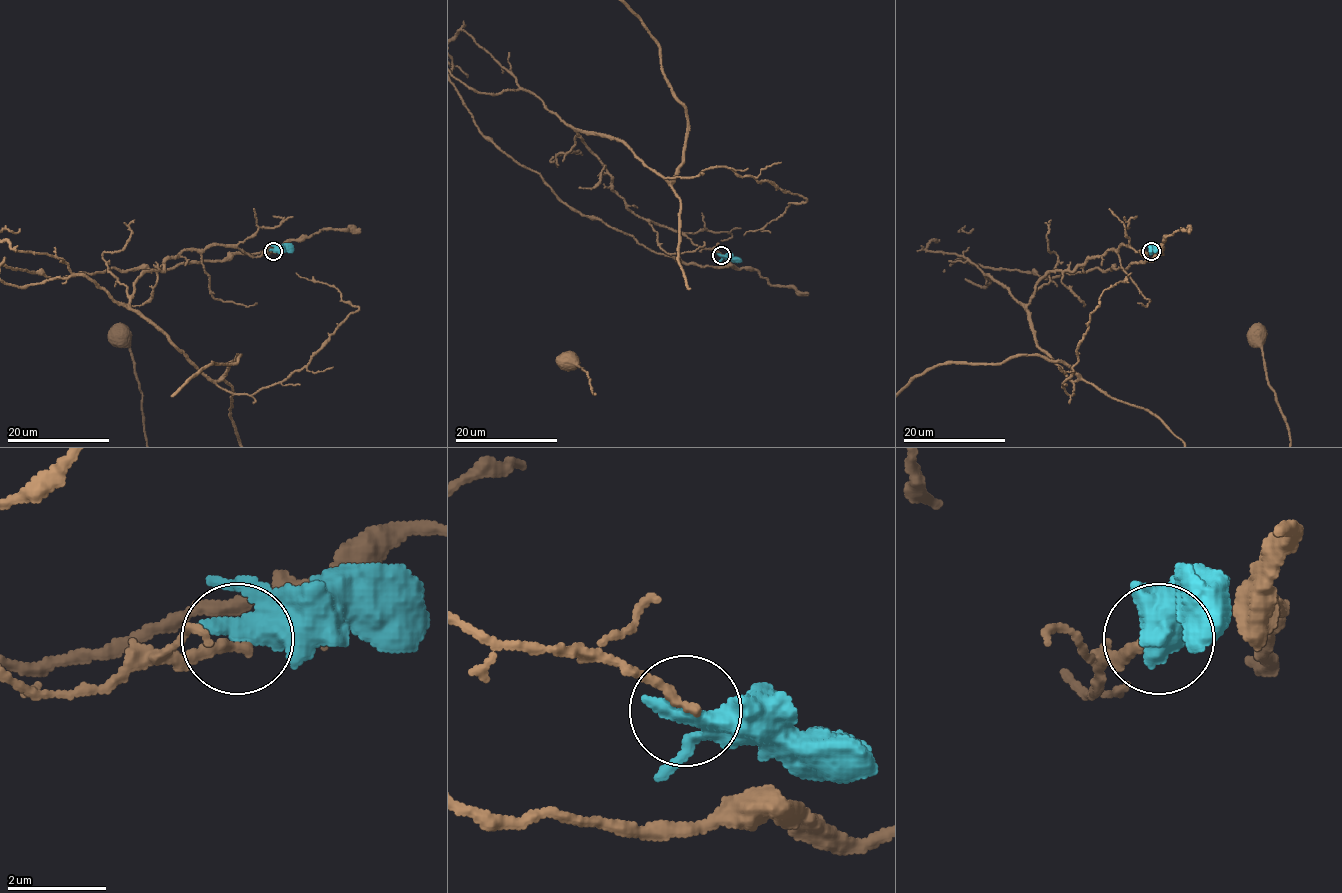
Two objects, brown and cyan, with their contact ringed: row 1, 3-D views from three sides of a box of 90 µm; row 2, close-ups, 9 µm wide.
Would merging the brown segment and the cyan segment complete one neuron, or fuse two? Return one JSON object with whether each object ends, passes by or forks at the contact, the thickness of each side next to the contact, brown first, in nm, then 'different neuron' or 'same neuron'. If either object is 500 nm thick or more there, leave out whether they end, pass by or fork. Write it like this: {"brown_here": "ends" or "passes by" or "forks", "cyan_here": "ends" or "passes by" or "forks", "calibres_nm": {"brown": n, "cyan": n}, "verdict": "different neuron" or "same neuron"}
{"brown_here": "ends", "cyan_here": "ends", "calibres_nm": {"brown": 200, "cyan": 480}, "verdict": "different neuron"}

